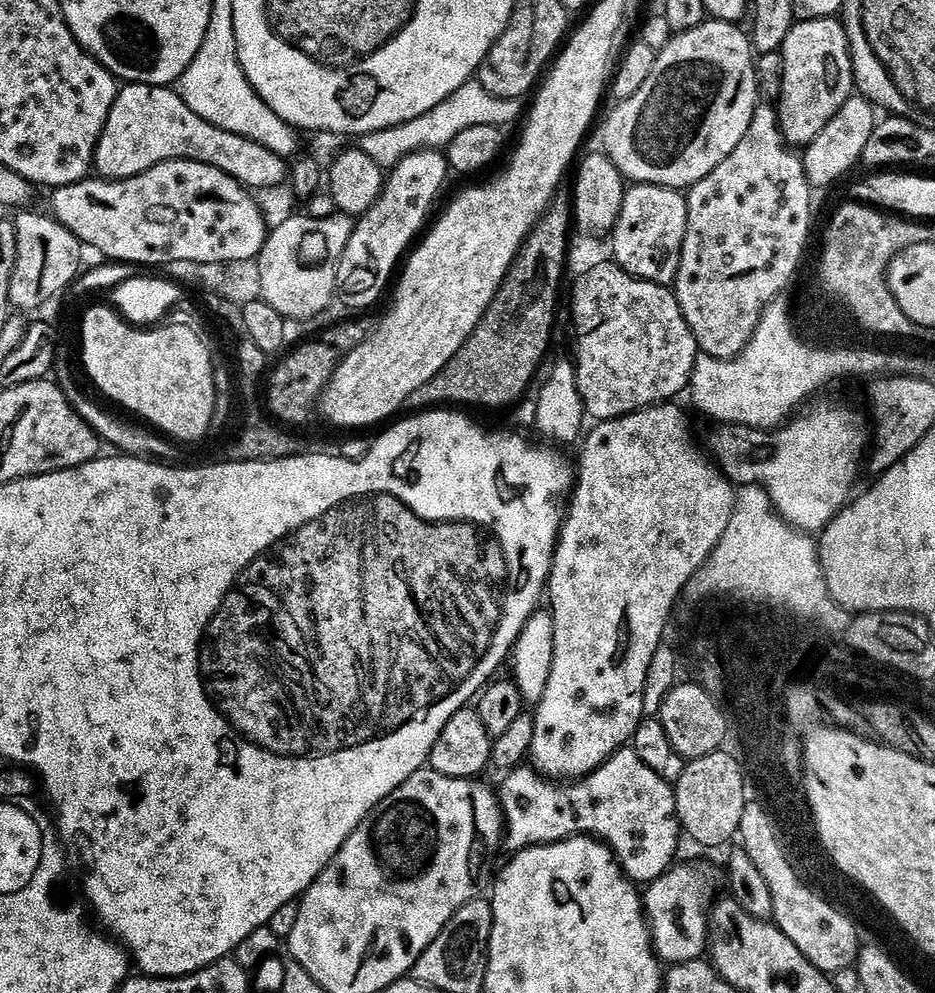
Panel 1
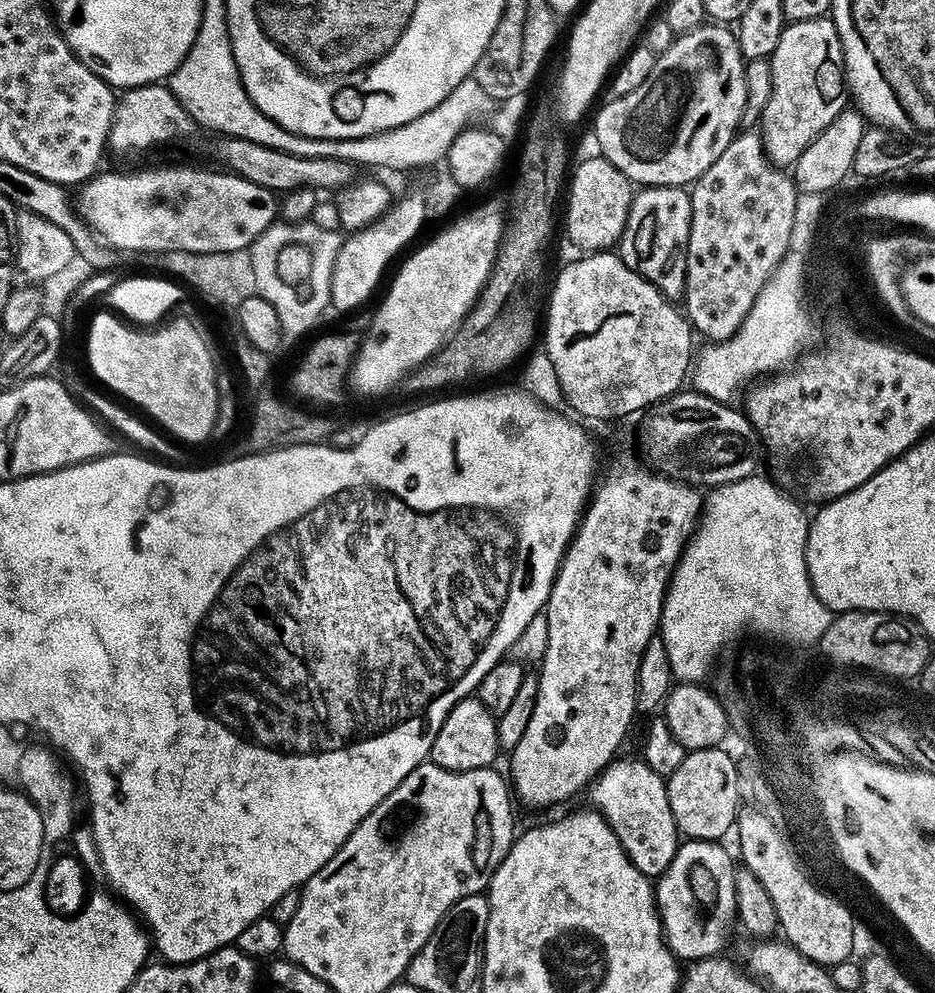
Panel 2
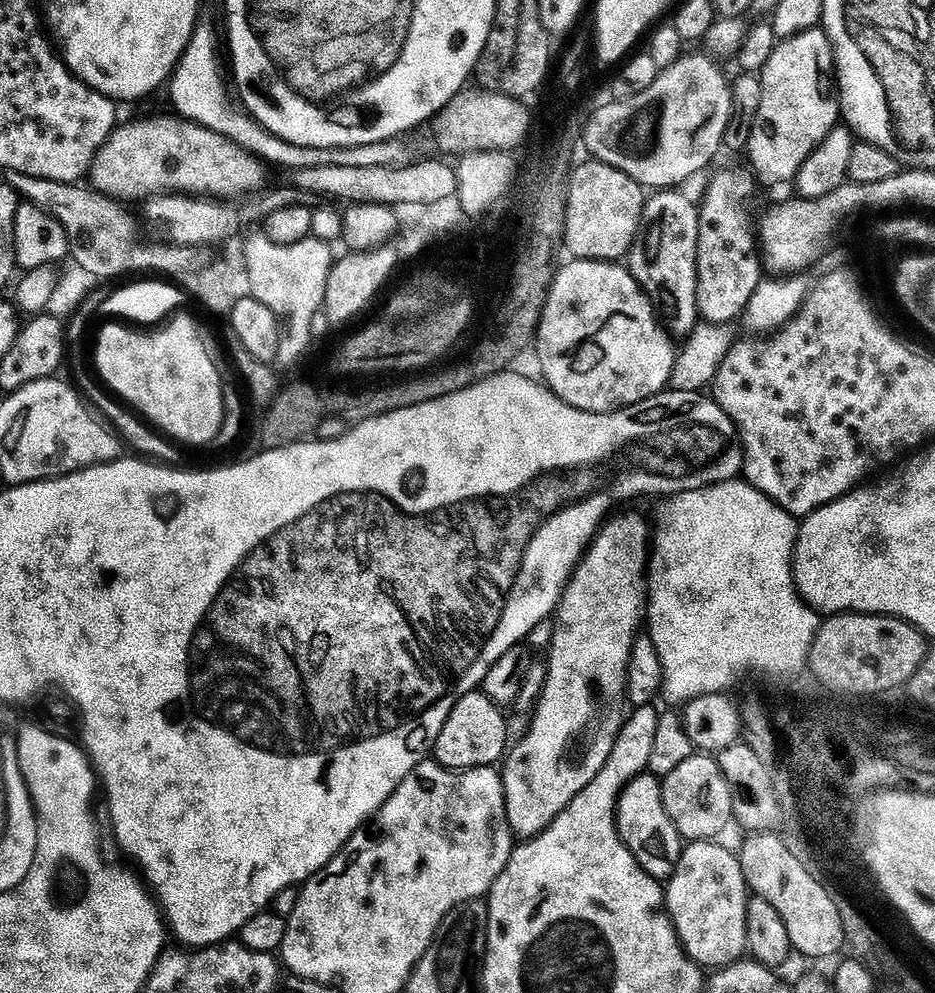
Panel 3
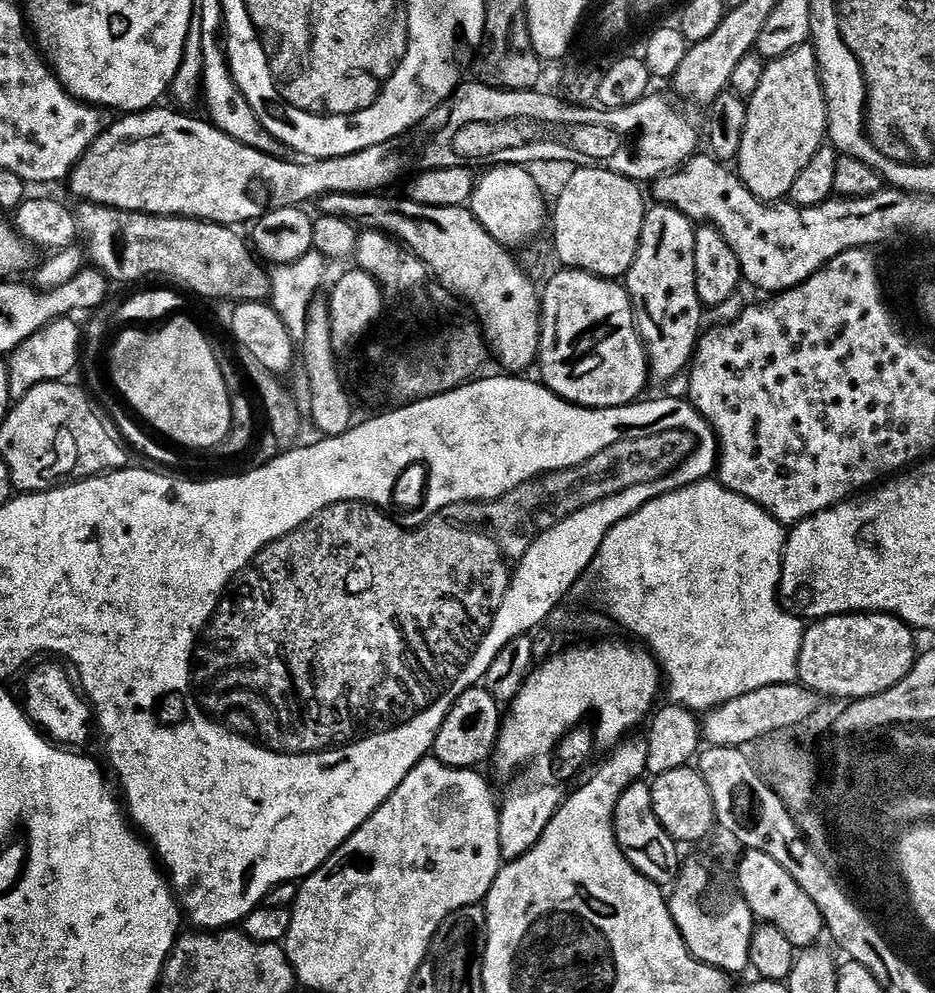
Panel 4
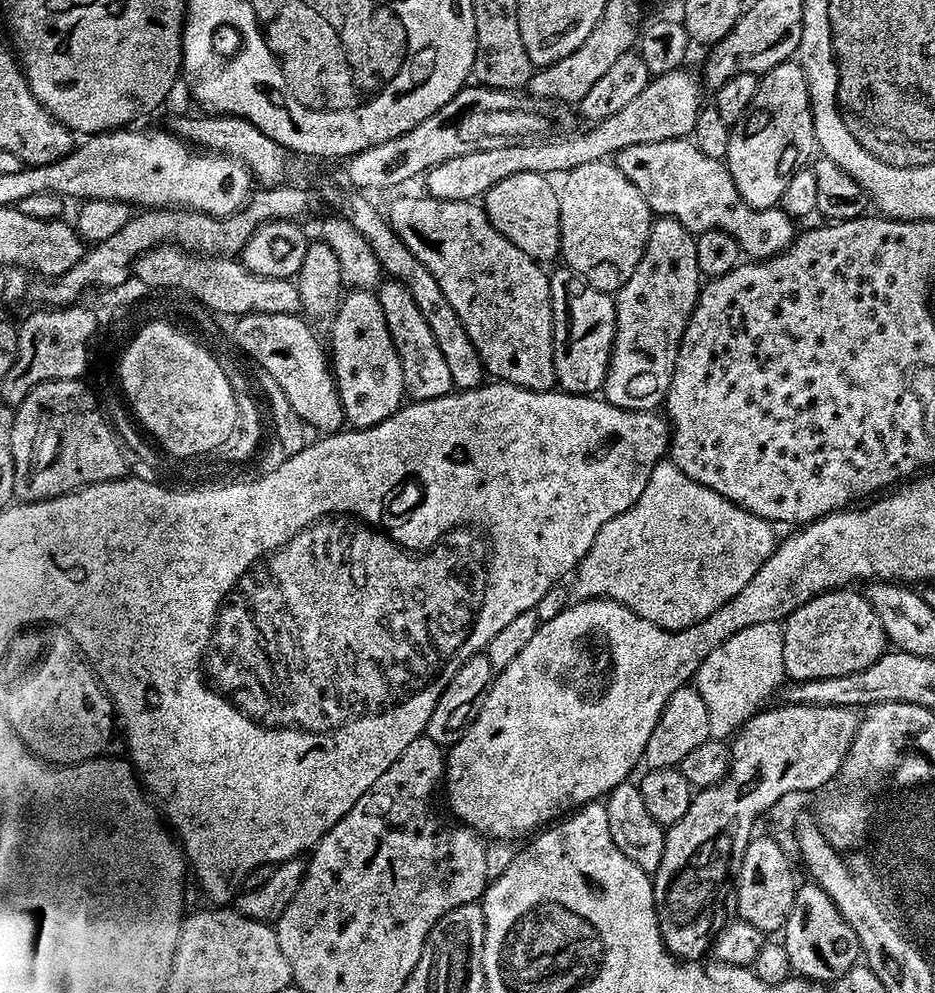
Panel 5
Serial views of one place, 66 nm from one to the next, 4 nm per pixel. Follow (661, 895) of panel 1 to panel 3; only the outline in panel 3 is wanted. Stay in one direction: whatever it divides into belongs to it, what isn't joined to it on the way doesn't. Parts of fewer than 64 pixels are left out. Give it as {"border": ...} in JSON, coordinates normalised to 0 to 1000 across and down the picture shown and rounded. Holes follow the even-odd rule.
{"border":[[[747,846],[728,857],[725,872],[712,887],[710,909],[728,955],[750,976],[769,977],[787,970],[799,960],[798,912],[801,901],[791,863],[784,855],[782,858],[773,854],[770,848]],[[727,894],[741,894],[744,898],[727,898]]]}

